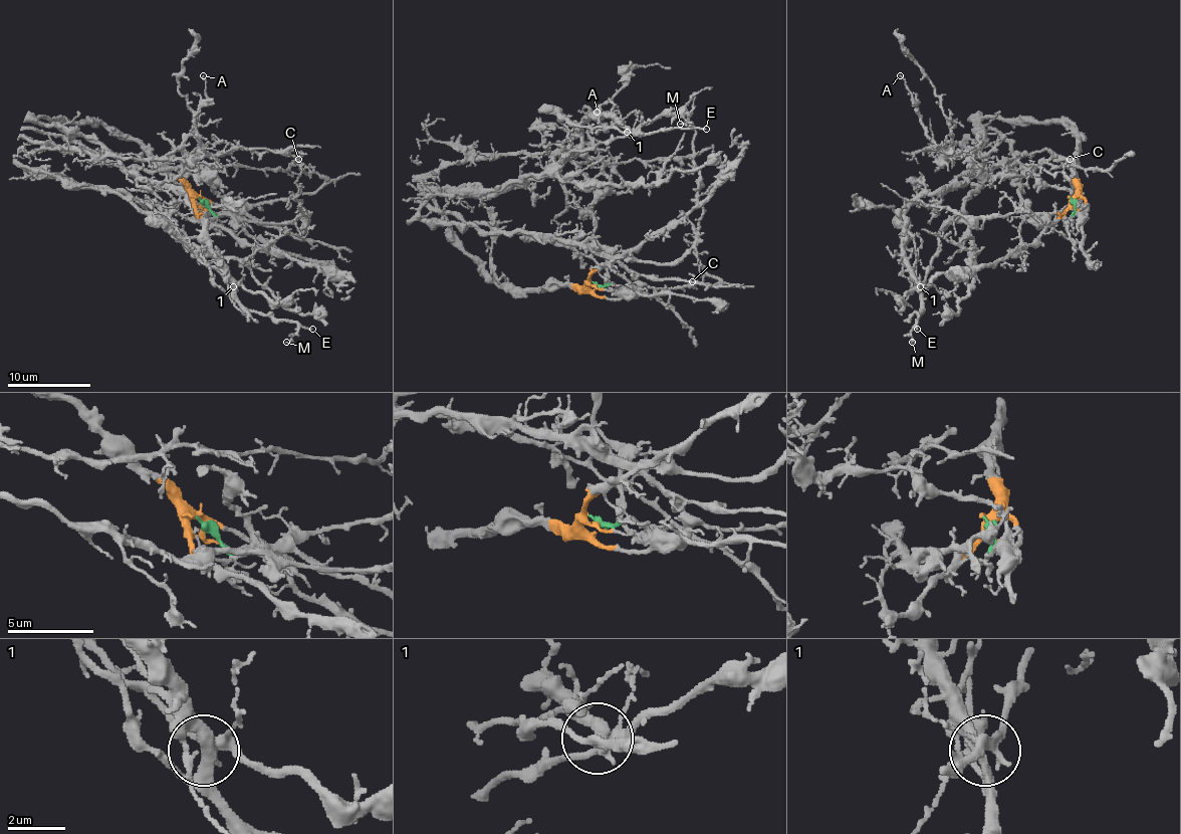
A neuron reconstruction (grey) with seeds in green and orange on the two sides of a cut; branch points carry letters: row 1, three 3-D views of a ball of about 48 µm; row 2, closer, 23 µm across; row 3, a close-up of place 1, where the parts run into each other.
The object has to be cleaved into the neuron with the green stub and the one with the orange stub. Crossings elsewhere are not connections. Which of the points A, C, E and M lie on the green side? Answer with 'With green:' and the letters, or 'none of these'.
With green: A, C

